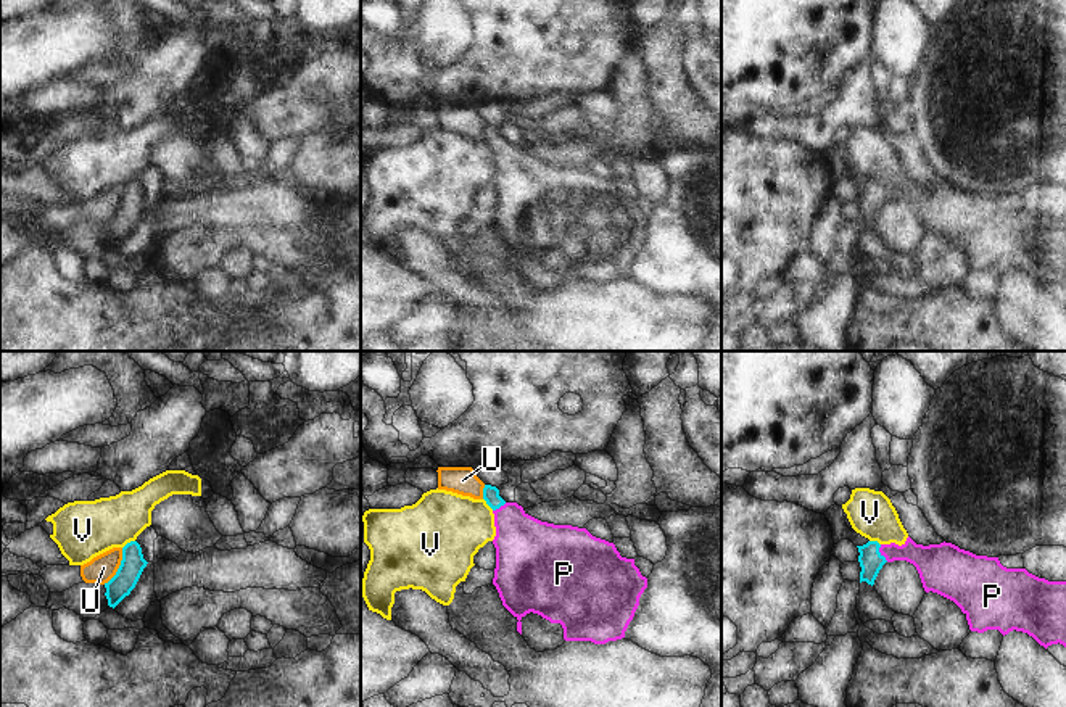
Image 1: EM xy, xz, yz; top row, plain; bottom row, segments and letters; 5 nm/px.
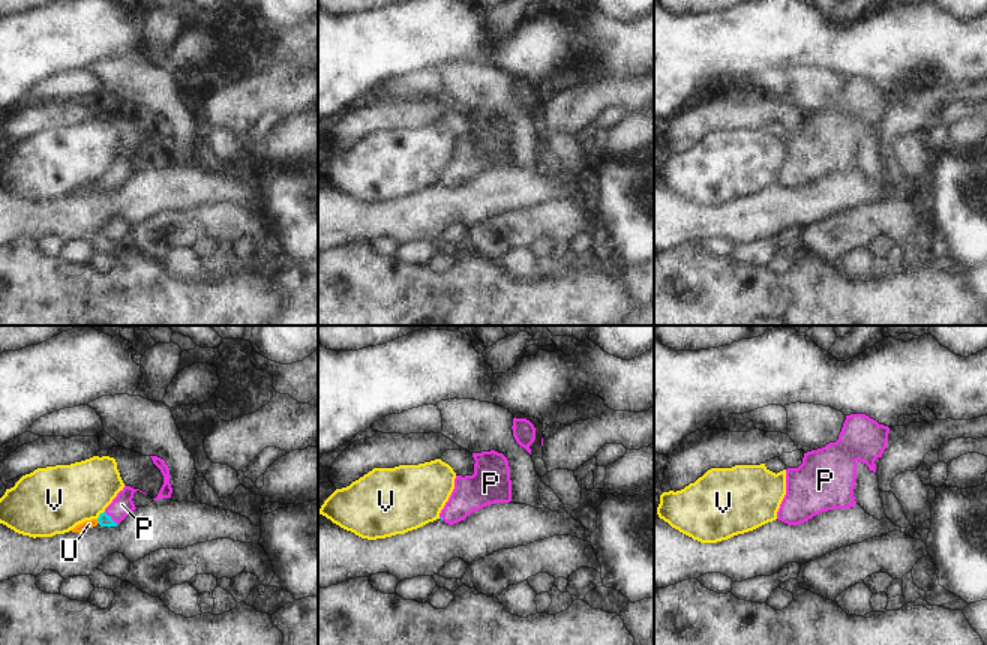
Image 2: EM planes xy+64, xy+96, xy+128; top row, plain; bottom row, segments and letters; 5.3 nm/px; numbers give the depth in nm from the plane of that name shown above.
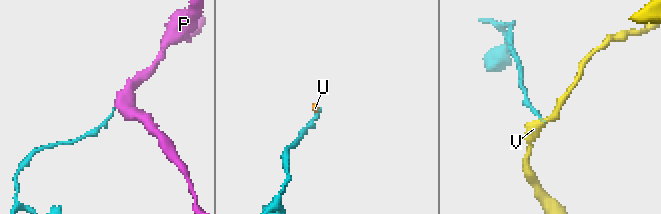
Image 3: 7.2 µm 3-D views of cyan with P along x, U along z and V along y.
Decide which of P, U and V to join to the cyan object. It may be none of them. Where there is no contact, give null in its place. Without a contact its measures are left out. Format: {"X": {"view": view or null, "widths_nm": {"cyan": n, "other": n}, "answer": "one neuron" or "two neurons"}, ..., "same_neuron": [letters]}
{"P": {"view": "yz", "widths_nm": {"cyan": 120, "other": 140}, "answer": "one neuron"}, "U": {"view": "xy", "widths_nm": {"cyan": 120, "other": 140}, "answer": "two neurons"}, "V": {"view": "xy", "widths_nm": {"cyan": 120, "other": 300}, "answer": "two neurons"}, "same_neuron": ["P"]}

